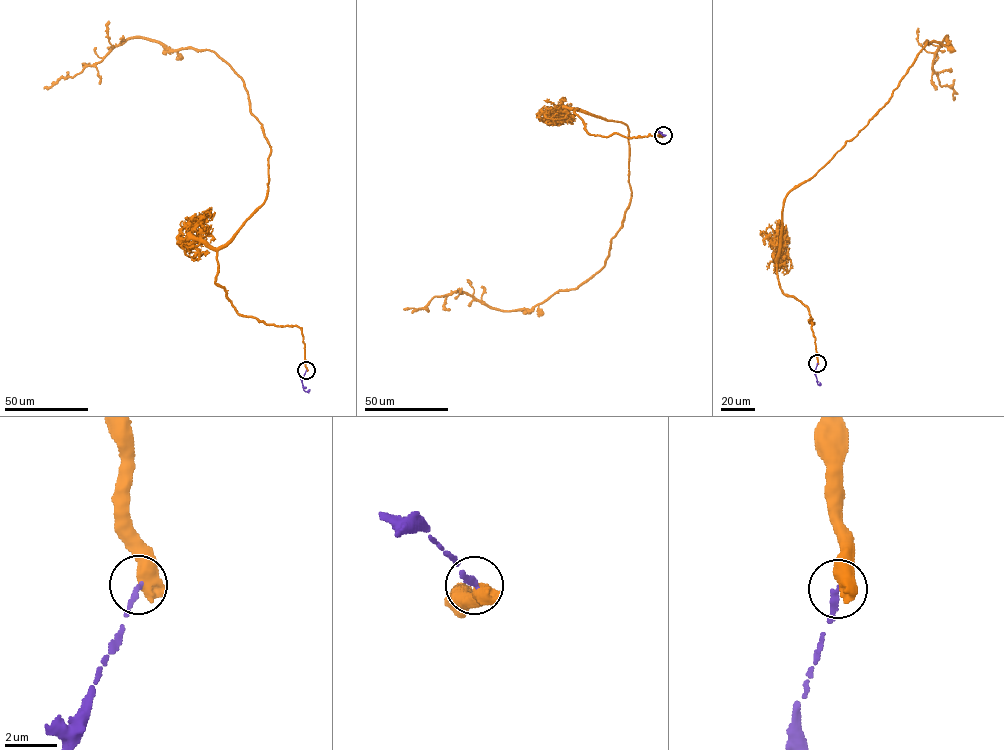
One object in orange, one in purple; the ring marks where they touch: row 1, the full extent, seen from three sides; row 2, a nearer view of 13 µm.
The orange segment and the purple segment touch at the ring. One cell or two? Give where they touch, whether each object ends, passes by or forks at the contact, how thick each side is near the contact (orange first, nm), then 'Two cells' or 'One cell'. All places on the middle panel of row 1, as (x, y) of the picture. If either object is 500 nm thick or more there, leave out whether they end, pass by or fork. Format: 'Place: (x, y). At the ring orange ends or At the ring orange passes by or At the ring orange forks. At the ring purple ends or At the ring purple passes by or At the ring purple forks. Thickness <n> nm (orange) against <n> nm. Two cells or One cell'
Place: (663, 135). Thickness 700 nm (orange) against 220 nm. Two cells

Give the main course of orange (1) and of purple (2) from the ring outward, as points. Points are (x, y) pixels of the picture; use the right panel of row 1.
1: (817, 363), (809, 311), (778, 280), (785, 196), (867, 124), (926, 43), (946, 36), (933, 71), (955, 99)
2: (817, 363), (815, 376), (818, 385), (819, 382)

